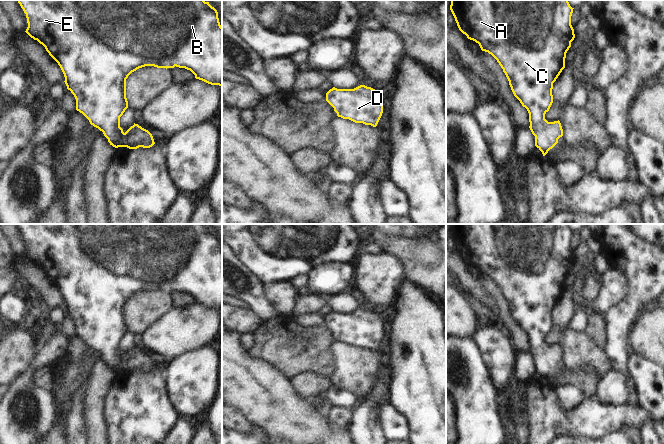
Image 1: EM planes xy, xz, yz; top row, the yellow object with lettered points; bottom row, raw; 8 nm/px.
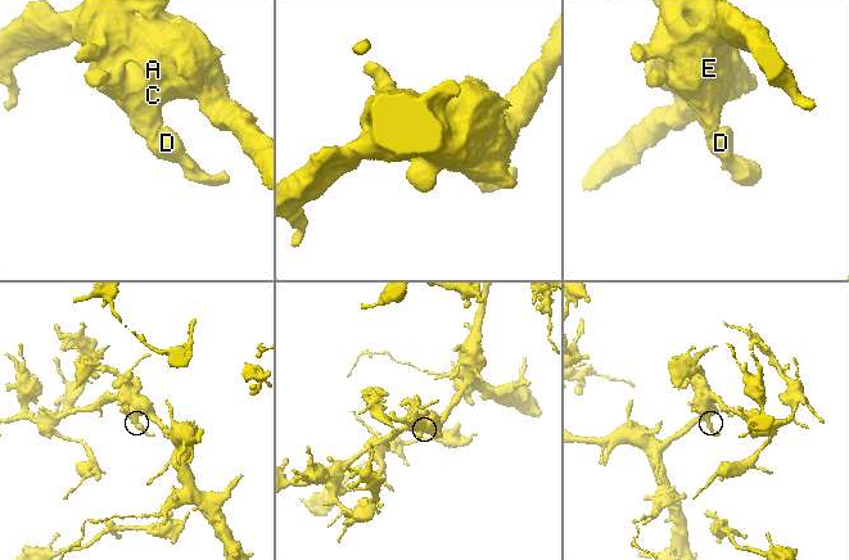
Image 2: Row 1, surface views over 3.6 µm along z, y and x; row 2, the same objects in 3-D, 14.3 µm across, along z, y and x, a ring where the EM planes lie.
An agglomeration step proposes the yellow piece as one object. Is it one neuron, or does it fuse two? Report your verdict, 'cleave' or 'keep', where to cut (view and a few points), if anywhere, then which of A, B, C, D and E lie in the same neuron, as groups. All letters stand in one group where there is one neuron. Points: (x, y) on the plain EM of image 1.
keep; cut none; groups A B C D E

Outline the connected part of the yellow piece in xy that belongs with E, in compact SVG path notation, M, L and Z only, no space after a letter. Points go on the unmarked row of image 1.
M17 224L26 238L28 251L26 257L42 268L49 279L58 287L64 301L67 313L71 315L76 323L76 334L82 337L91 349L103 356L110 369L115 372L127 371L137 373L139 371L150 372L155 366L152 358L135 348L125 357L120 351L120 341L128 332L126 322L126 303L139 292L154 290L157 292L185 292L190 294L196 303L202 304L211 309L222 311L222 250L220 249L218 236L209 226L204 224Z

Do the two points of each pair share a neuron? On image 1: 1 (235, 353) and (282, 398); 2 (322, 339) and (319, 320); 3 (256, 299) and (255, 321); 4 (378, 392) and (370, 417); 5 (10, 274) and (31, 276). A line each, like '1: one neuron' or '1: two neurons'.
1: one neuron
2: two neurons
3: two neurons
4: one neuron
5: two neurons

